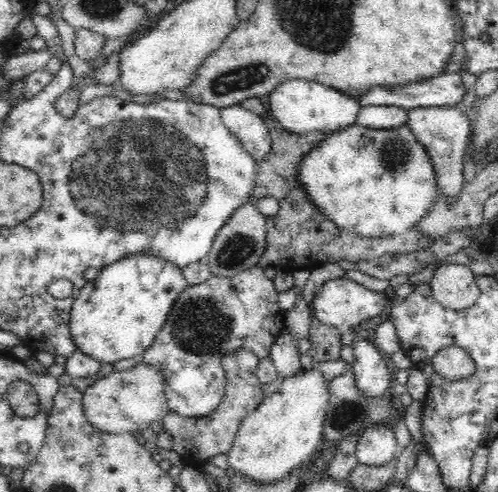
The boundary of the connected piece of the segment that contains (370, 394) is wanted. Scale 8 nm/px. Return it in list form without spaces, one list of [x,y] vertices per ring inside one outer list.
[[[355,335],[351,347],[354,356],[351,365],[360,393],[365,398],[382,398],[390,394],[393,378],[372,341]]]

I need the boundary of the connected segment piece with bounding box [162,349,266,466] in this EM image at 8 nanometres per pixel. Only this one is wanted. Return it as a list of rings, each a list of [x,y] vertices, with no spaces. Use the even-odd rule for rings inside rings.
[[[244,349],[224,353],[221,360],[228,382],[224,399],[218,408],[207,416],[197,418],[187,418],[171,411],[165,415],[162,426],[165,432],[174,437],[173,459],[183,465],[199,466],[208,463],[213,456],[231,452],[242,421],[266,398],[257,376],[260,359],[252,351]]]

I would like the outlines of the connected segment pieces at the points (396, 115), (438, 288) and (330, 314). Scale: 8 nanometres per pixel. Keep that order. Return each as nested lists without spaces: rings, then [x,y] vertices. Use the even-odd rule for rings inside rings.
[[[363,106],[358,113],[357,123],[368,128],[396,128],[406,124],[408,111],[400,106]]]
[[[439,264],[429,282],[435,301],[452,310],[472,306],[480,294],[475,276],[468,265]]]
[[[335,278],[325,282],[319,289],[315,290],[311,312],[313,312],[313,318],[318,322],[323,322],[328,326],[335,326],[338,329],[348,330],[348,328],[374,316],[386,316],[389,297],[388,294],[372,291],[348,278]]]

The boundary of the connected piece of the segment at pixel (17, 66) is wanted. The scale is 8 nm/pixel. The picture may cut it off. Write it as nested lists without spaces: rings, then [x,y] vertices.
[[[47,48],[38,51],[30,50],[19,55],[10,55],[1,66],[3,77],[14,81],[21,79],[35,70],[46,67],[51,56],[52,54]]]

